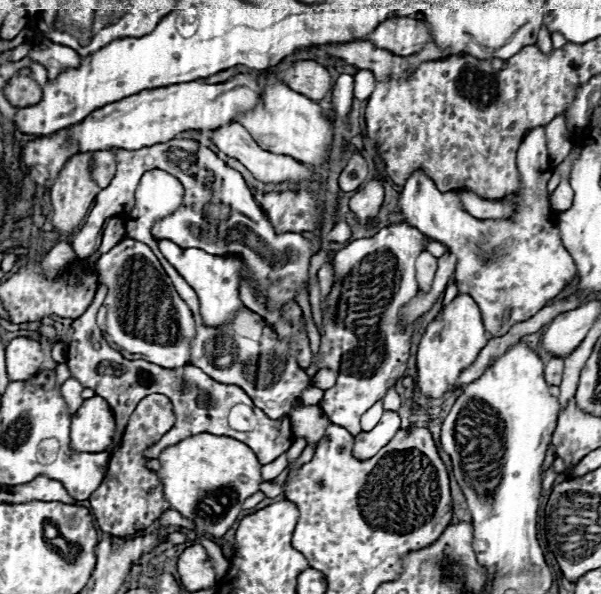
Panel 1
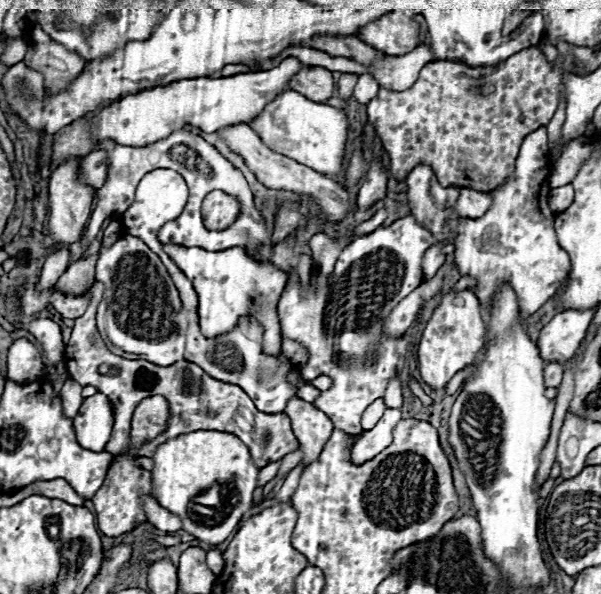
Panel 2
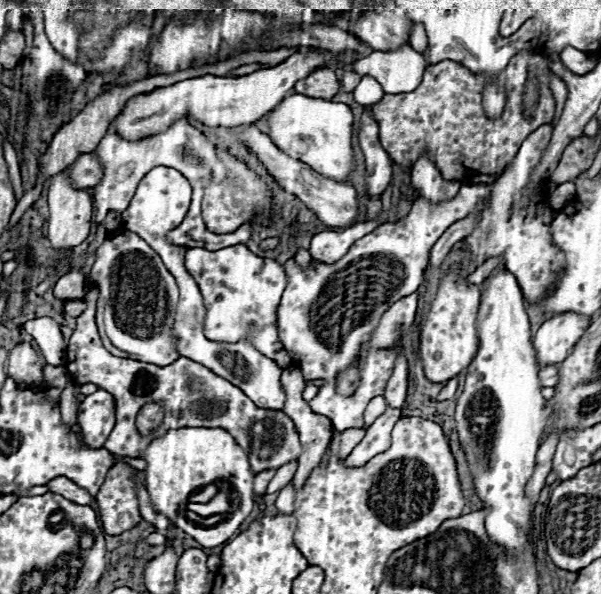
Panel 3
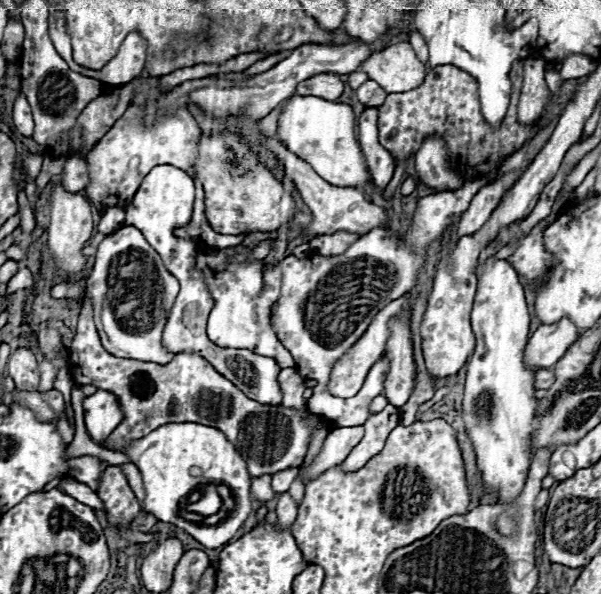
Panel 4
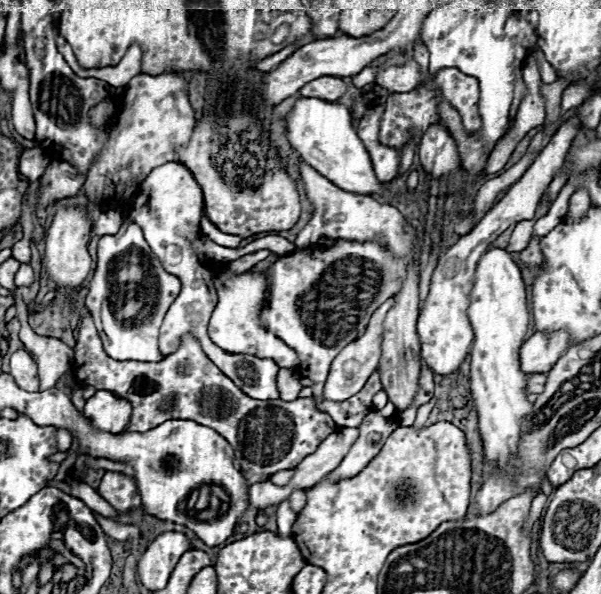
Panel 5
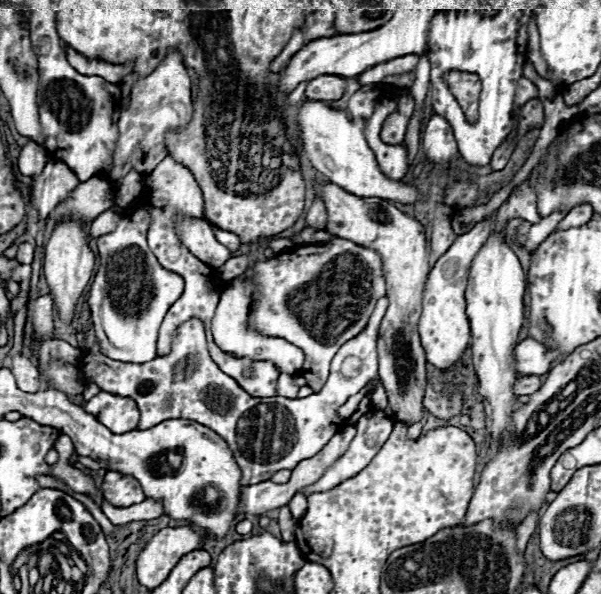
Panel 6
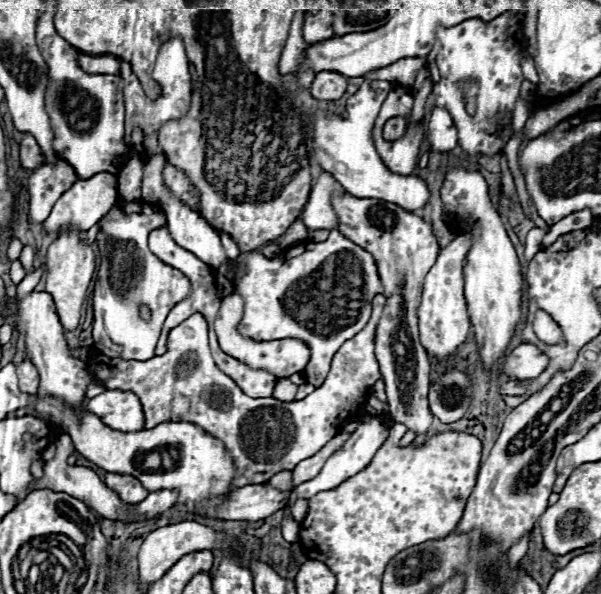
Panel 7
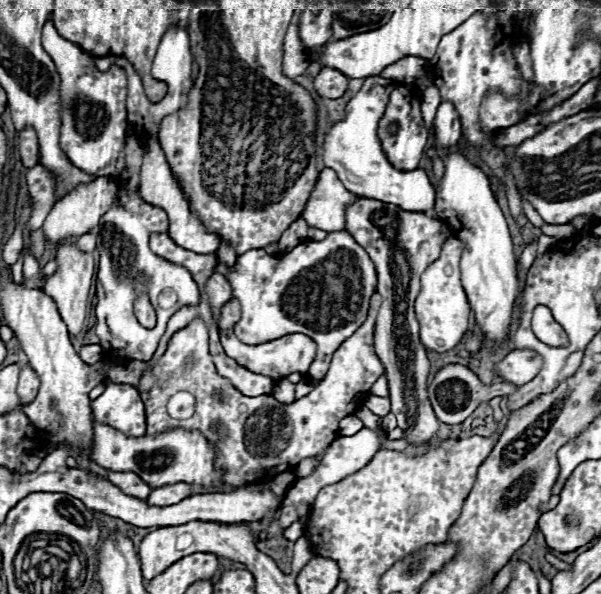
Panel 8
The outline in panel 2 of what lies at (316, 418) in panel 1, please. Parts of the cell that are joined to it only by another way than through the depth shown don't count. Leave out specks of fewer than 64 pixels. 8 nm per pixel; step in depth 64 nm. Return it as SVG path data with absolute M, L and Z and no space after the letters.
M298 396L290 400L290 404L286 406L286 414L290 416L292 430L304 448L302 464L306 466L318 458L322 444L326 444L326 436L330 436L330 428L334 428L332 420Z

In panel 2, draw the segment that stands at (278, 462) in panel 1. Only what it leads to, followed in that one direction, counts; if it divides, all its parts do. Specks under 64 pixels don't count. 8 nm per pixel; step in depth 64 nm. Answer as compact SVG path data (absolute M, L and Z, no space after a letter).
M274 462L274 464L268 464L266 468L262 468L260 470L260 476L258 476L258 486L264 486L266 482L270 482L276 474L278 474L278 462Z

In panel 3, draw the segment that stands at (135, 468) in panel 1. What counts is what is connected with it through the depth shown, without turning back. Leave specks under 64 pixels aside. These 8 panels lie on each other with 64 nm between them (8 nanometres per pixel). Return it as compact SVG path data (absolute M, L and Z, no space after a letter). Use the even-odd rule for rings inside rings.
M148 402L140 408L138 416L136 416L136 428L140 436L148 436L150 432L154 432L160 422L164 418L164 408L158 402ZM116 462L108 470L106 482L96 494L100 520L106 534L110 536L122 534L134 528L142 520L138 510L138 496L136 496L136 486L142 482L144 482L144 474L136 472L126 462Z

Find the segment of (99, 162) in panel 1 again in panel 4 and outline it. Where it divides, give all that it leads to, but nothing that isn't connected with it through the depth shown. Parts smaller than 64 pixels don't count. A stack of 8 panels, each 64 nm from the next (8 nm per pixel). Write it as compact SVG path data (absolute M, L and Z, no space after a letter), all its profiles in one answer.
M72 156L72 158L64 164L64 170L62 170L58 182L60 182L68 192L80 192L80 190L84 190L86 184L90 182L86 158Z

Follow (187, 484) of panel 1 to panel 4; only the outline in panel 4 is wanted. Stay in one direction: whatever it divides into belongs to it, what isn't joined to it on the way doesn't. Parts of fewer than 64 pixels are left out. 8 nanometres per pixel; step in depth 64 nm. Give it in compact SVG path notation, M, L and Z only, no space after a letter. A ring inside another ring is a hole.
M166 424L144 436L142 440L134 440L124 452L134 464L140 468L144 478L146 512L154 514L162 522L170 522L190 536L194 536L206 548L224 546L236 530L244 524L252 510L252 496L250 496L250 474L242 454L234 448L234 444L212 426L202 424ZM204 484L226 484L232 492L230 514L216 522L210 522L208 516L196 514L188 510L188 496L202 488Z

